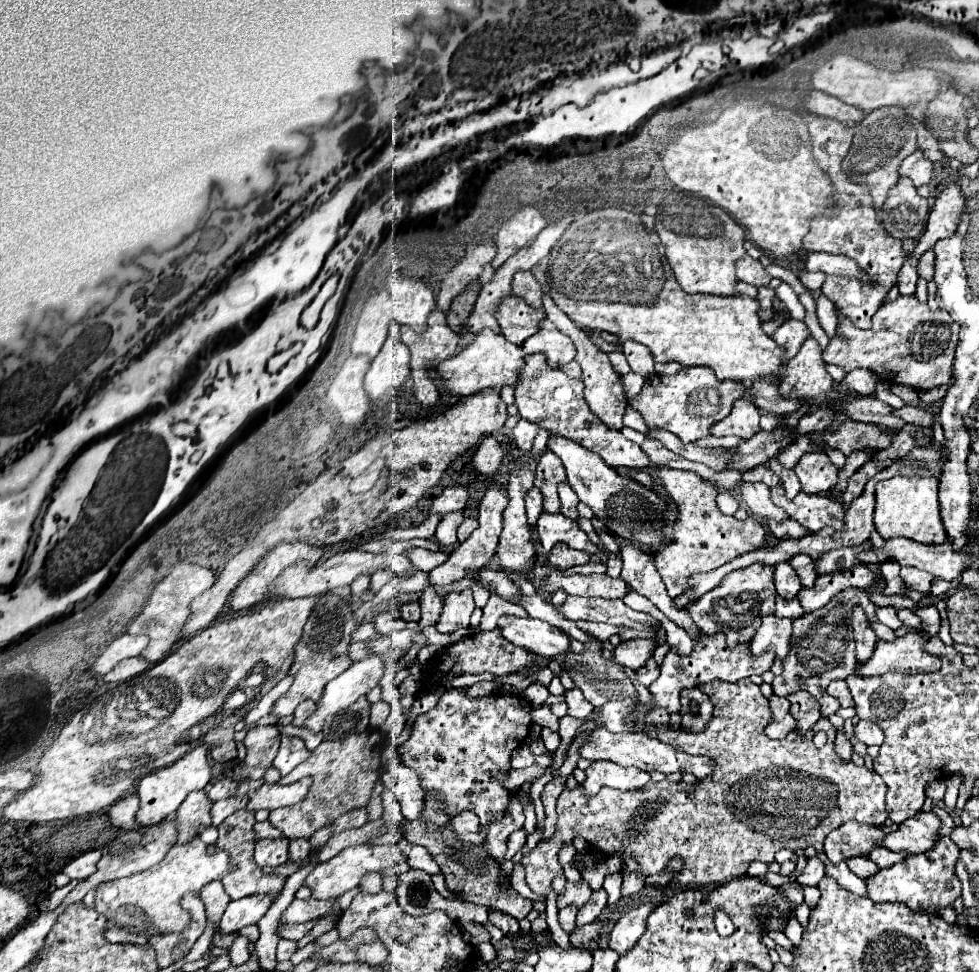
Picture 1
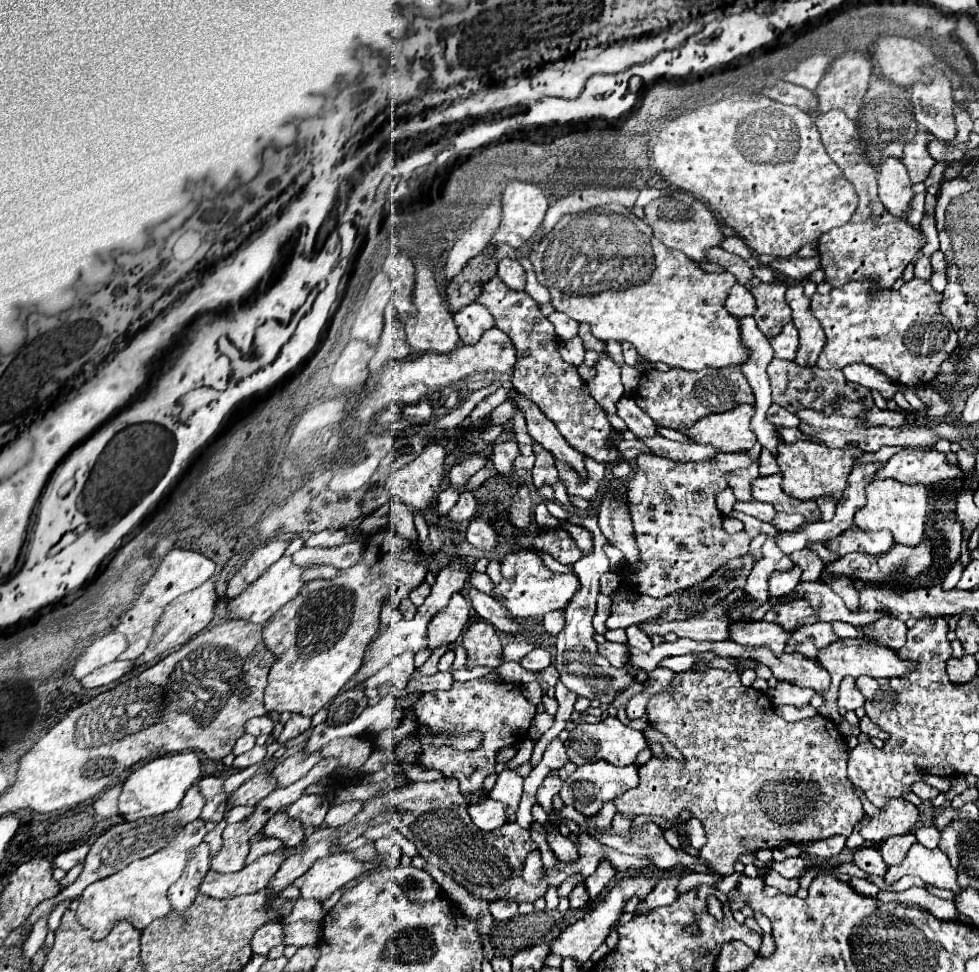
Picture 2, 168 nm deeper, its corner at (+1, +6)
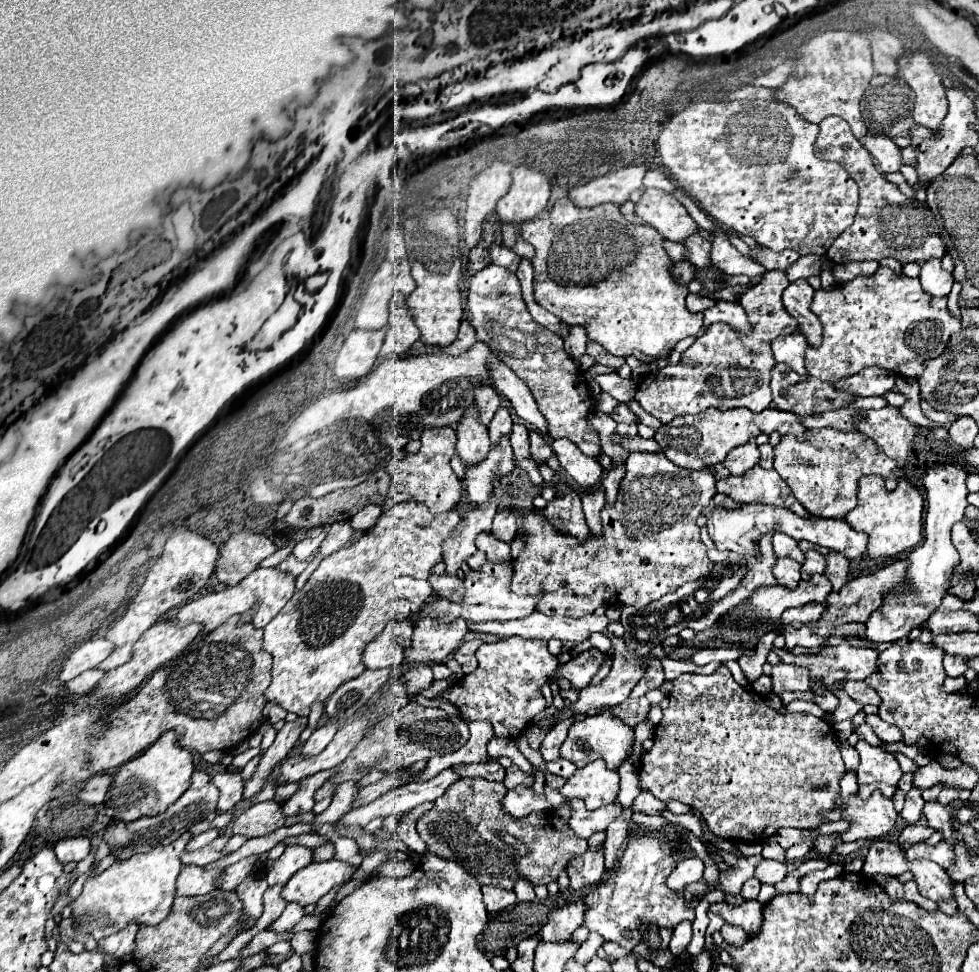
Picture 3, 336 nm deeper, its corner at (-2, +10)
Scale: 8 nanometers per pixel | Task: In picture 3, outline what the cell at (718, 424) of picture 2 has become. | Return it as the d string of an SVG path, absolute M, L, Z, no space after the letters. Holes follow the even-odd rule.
M731 408L727 412L719 412L719 410L705 410L699 412L695 416L679 416L673 422L665 424L657 434L655 440L659 442L659 446L663 448L665 456L675 462L681 468L699 468L699 466L713 466L723 462L723 458L737 446L747 444L751 438L755 438L759 432L771 434L773 430L777 430L781 436L783 434L793 434L799 440L805 440L805 432L807 428L803 426L803 422L799 420L799 414L793 412L785 412L779 408L765 408L763 412L755 414L747 408Z

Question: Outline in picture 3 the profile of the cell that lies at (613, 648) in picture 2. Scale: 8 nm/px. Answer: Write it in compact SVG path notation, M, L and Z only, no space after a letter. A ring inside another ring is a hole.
M599 648L585 650L585 652L581 652L577 658L573 658L573 660L569 660L567 664L559 666L559 668L555 670L555 674L551 674L551 678L549 678L547 682L555 680L555 676L561 674L561 676L567 678L575 688L583 690L585 686L589 686L591 678L601 670L601 664L603 664L605 660L607 660L607 654L601 652Z

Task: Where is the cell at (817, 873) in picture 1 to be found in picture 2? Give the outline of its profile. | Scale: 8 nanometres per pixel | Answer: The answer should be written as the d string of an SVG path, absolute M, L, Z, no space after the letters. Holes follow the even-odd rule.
M786 858L782 862L774 862L772 870L782 874L784 878L794 878L804 872L804 860L802 858Z

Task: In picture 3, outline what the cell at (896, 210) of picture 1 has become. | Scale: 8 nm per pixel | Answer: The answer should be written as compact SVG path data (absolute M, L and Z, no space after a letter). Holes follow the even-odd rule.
M871 136L871 138L865 138L863 144L873 154L875 162L879 164L883 174L897 172L903 166L901 150L895 146L895 142L891 138L887 138L887 136Z

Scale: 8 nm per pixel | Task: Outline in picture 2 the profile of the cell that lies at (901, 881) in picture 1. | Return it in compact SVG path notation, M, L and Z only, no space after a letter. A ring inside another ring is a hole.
M914 844L900 864L888 868L888 874L884 876L884 880L888 884L894 884L906 874L920 876L926 884L932 884L936 888L944 888L952 892L960 888L956 882L956 870L950 866L950 860L940 848L928 850L922 844Z

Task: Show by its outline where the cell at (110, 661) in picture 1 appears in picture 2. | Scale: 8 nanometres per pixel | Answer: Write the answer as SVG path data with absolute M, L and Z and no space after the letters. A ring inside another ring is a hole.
M110 632L102 638L98 638L90 648L86 648L86 652L76 660L74 664L74 670L72 670L72 676L76 680L84 678L88 672L108 664L108 662L114 662L126 648L126 642L124 638L120 638L120 634L116 632Z

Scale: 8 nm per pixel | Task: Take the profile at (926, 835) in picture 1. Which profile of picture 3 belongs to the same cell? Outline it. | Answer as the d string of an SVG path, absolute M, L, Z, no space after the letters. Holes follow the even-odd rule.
M873 792L869 800L851 796L843 814L853 820L853 826L841 834L845 842L857 840L857 838L865 838L865 840L881 838L889 830L893 830L899 818L891 798L883 796L881 792Z

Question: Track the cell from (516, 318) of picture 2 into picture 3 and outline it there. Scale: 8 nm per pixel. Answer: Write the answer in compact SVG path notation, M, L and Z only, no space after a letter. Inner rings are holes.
M495 264L479 270L469 284L467 298L471 322L477 330L477 340L487 342L493 354L503 360L533 392L541 414L549 422L551 438L569 438L583 450L587 456L599 454L599 432L589 422L589 410L593 408L589 384L579 366L565 352L563 338L537 324L523 298L519 280L509 270L503 270Z

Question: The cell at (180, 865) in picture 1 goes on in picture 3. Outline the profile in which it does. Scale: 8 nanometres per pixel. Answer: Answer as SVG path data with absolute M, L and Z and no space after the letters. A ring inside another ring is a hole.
M185 832L181 838L167 846L155 846L149 854L135 854L129 860L113 862L103 874L89 878L83 886L81 896L71 904L75 928L81 934L91 934L95 940L115 934L127 922L159 924L171 912L175 900L175 882L181 870L181 854L193 834Z

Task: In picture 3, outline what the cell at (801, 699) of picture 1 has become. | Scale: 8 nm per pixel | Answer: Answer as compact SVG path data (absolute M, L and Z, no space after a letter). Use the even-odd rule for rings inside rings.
M795 664L773 666L773 692L779 696L785 690L809 690L809 670Z

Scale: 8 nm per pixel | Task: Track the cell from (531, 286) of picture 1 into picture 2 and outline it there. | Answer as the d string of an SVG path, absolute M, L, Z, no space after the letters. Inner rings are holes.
M502 258L498 262L498 276L512 288L512 290L524 290L526 286L526 274L518 260Z

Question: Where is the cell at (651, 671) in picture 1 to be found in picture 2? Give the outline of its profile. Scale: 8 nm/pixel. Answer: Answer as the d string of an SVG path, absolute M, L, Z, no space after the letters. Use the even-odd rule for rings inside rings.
M676 656L676 658L666 658L666 660L662 662L662 666L672 668L674 672L690 670L694 664L696 664L696 658L694 658L694 656Z

